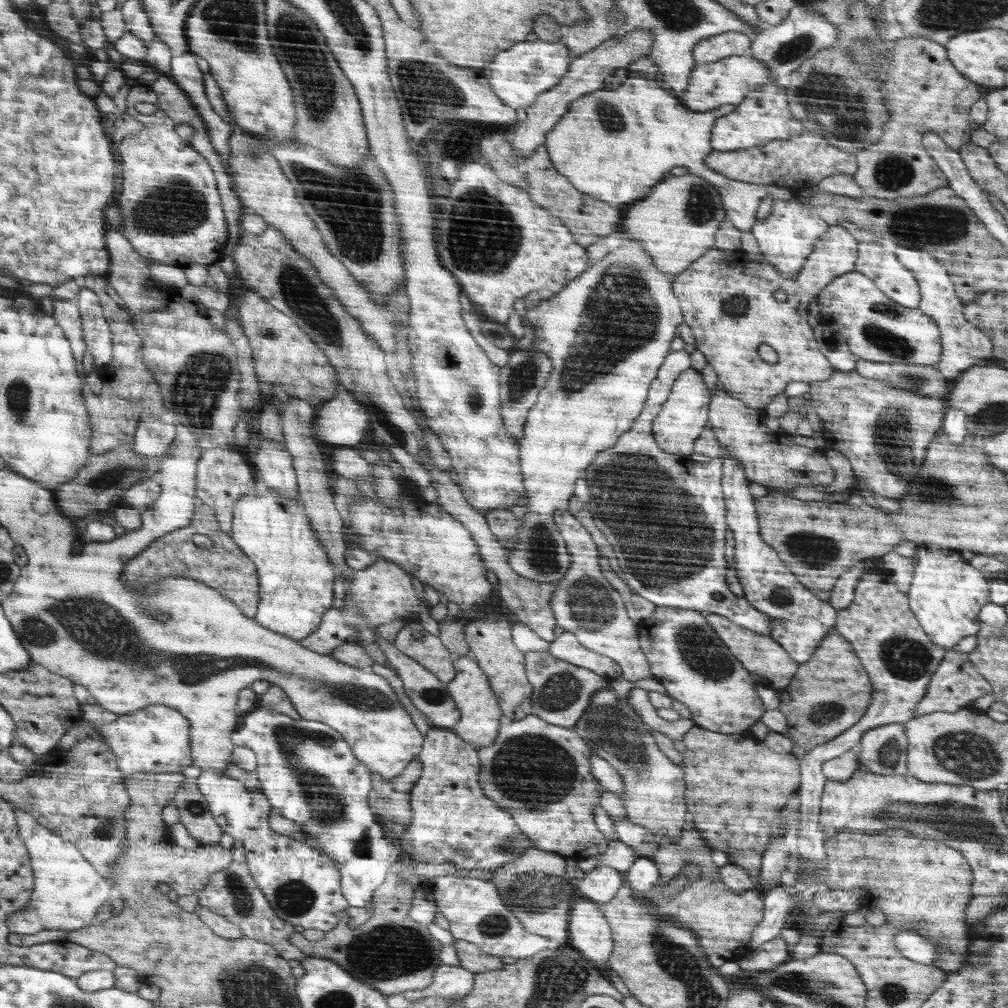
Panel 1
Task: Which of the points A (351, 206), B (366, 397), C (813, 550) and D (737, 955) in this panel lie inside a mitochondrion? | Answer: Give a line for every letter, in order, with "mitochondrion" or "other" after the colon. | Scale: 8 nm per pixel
A: mitochondrion
B: mitochondrion
C: mitochondrion
D: other

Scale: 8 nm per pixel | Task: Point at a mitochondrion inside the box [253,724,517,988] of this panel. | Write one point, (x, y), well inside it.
(387, 952)

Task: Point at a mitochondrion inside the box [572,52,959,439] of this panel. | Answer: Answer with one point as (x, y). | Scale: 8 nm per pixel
(835, 110)

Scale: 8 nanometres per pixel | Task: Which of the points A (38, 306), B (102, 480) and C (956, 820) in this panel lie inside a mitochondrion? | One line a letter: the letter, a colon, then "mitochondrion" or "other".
A: other
B: mitochondrion
C: mitochondrion

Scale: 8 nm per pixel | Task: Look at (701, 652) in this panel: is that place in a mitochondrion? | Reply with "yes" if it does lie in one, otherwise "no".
yes

